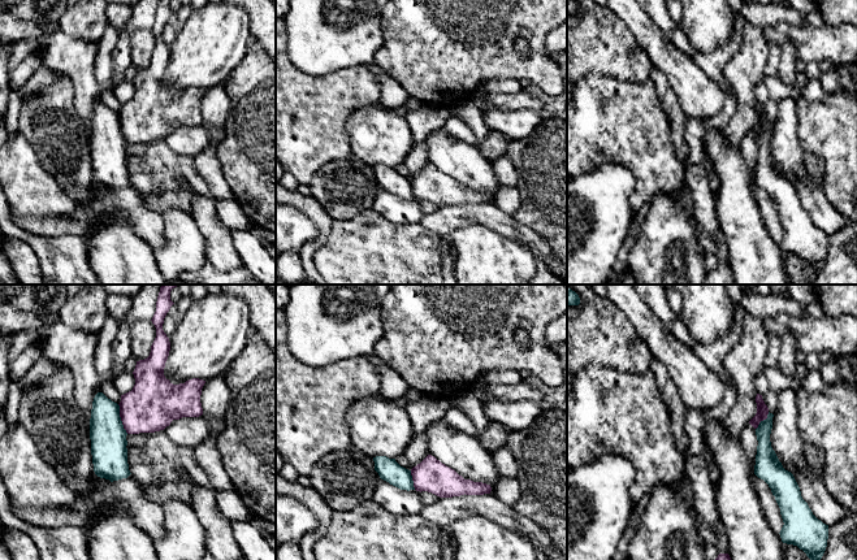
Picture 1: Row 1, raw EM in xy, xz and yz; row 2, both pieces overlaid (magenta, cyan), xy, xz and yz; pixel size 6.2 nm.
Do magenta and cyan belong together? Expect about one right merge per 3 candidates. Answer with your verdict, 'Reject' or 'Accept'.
Reject

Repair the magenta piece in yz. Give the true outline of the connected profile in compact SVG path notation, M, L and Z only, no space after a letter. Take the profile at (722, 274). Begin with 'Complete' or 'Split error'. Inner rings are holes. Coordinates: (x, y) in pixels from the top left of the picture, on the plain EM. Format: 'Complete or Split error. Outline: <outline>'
Complete. Outline: M719 262L714 270L707 272L704 285L736 285L730 264Z

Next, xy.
Complete. Outline: M170 0L159 1L156 21L151 29L156 36L156 47L150 65L137 70L133 81L135 94L131 100L121 104L120 126L127 143L160 140L173 129L203 123L200 104L205 90L192 87L173 94L164 84L170 51L163 32L173 13Z

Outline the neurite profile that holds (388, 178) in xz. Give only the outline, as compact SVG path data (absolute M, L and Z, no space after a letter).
M386 165L373 166L375 179L380 187L401 199L415 199L411 179L401 175L395 168Z

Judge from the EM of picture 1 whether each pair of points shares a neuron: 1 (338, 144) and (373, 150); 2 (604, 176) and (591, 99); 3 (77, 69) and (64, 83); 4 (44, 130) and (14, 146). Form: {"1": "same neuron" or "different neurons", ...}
{"1": "different neurons", "2": "different neurons", "3": "different neurons", "4": "different neurons"}

